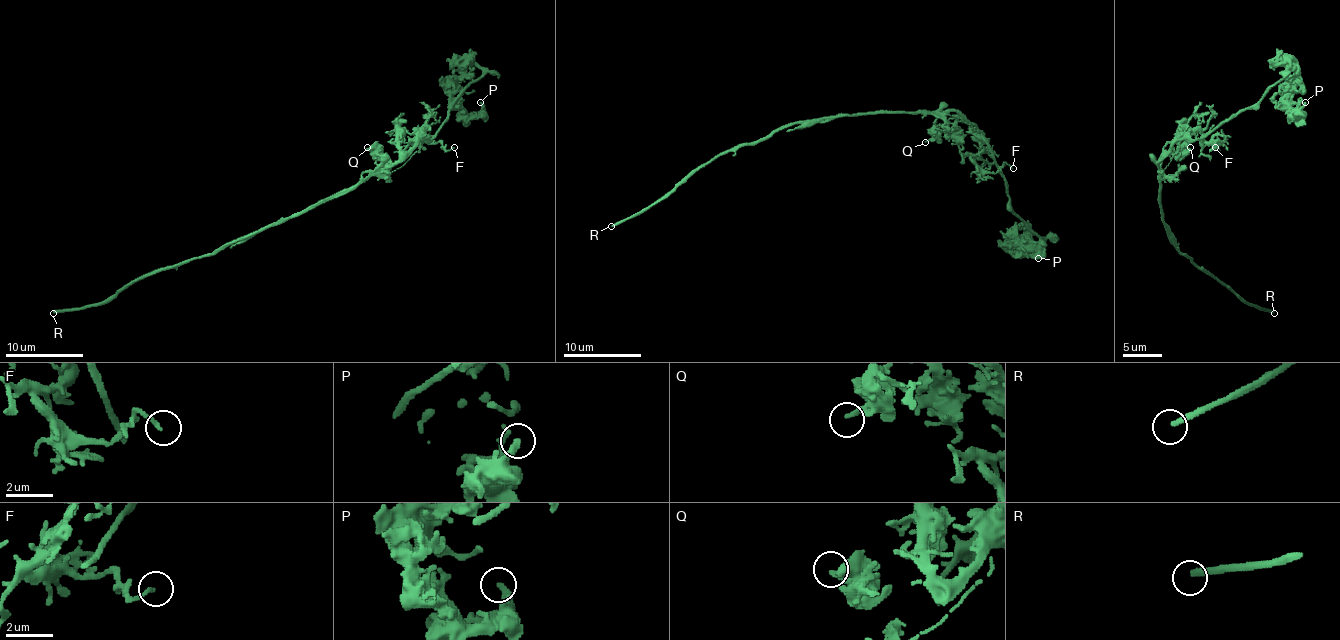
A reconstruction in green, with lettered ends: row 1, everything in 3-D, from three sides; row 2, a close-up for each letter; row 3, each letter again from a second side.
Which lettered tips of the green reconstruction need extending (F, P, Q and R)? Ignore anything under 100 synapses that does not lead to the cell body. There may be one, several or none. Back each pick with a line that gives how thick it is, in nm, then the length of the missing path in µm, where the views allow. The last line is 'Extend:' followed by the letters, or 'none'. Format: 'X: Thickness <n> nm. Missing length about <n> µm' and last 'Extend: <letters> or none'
R: Thickness 240 nm. Missing length about 130 µm
Extend: R

